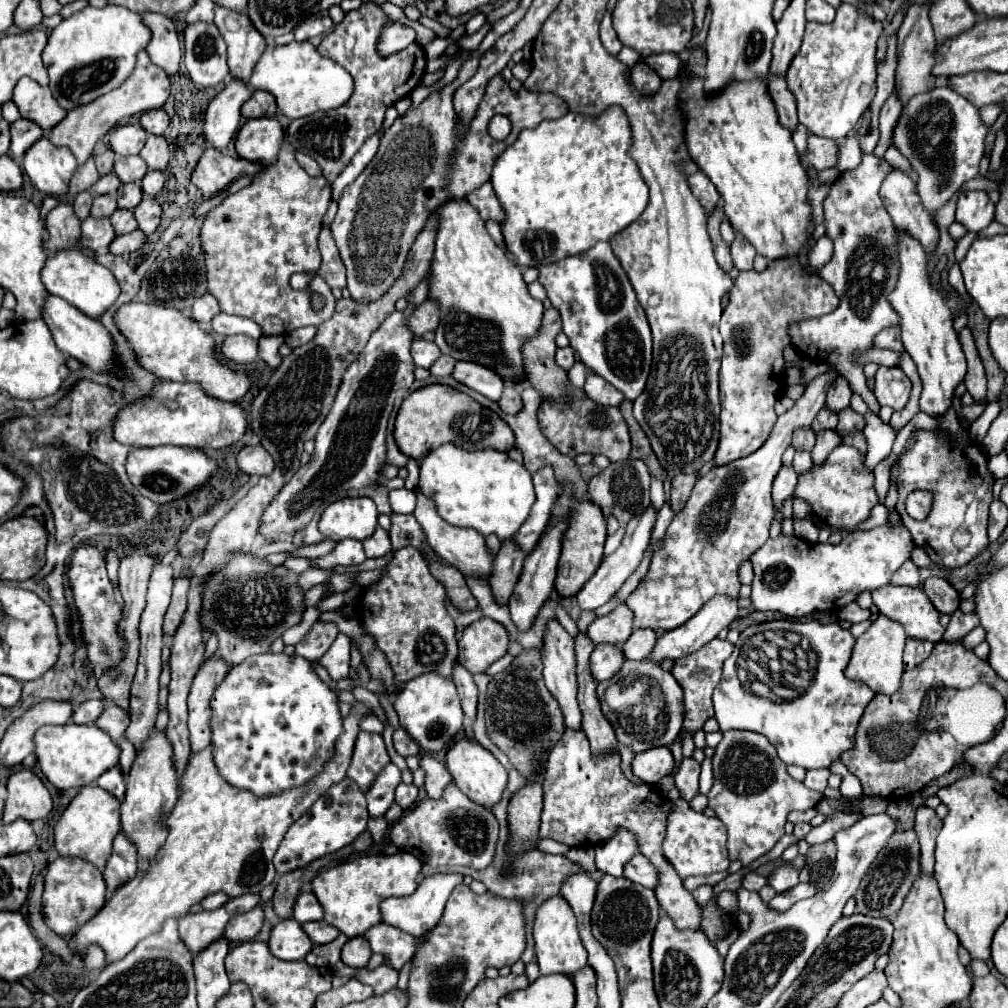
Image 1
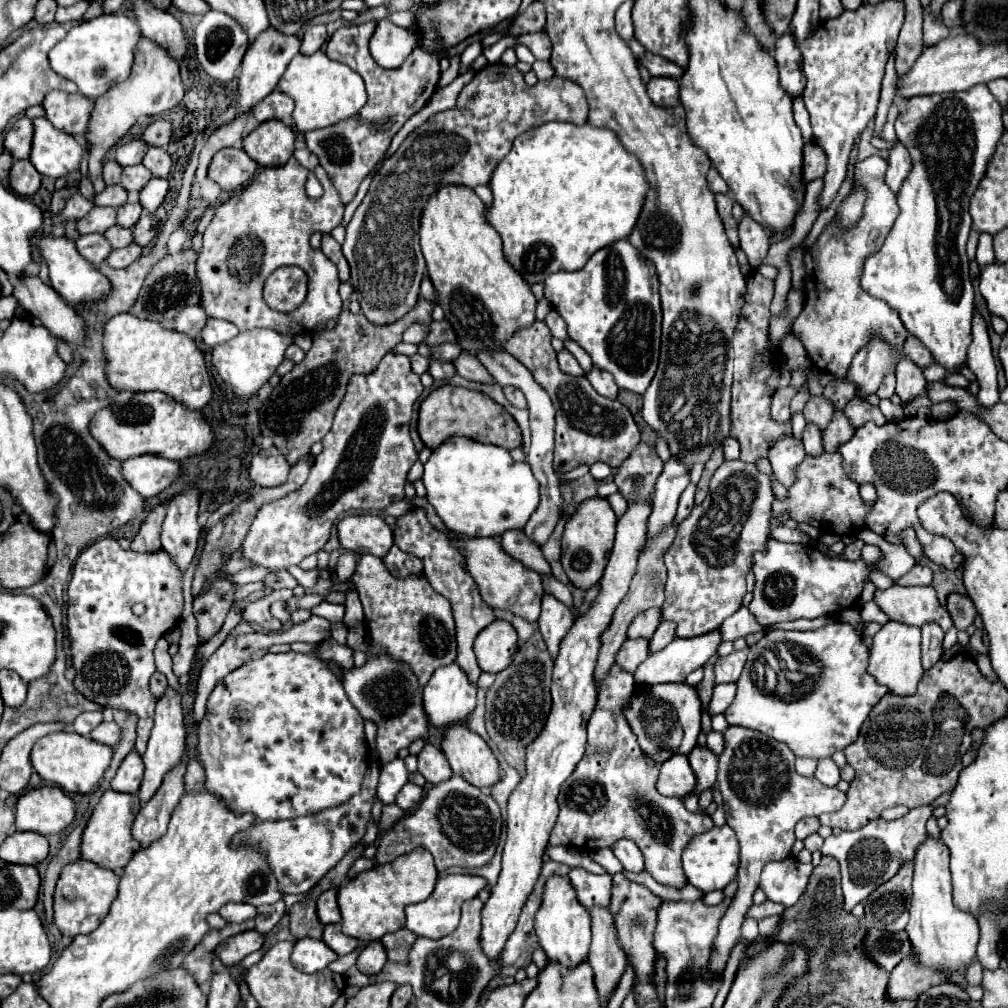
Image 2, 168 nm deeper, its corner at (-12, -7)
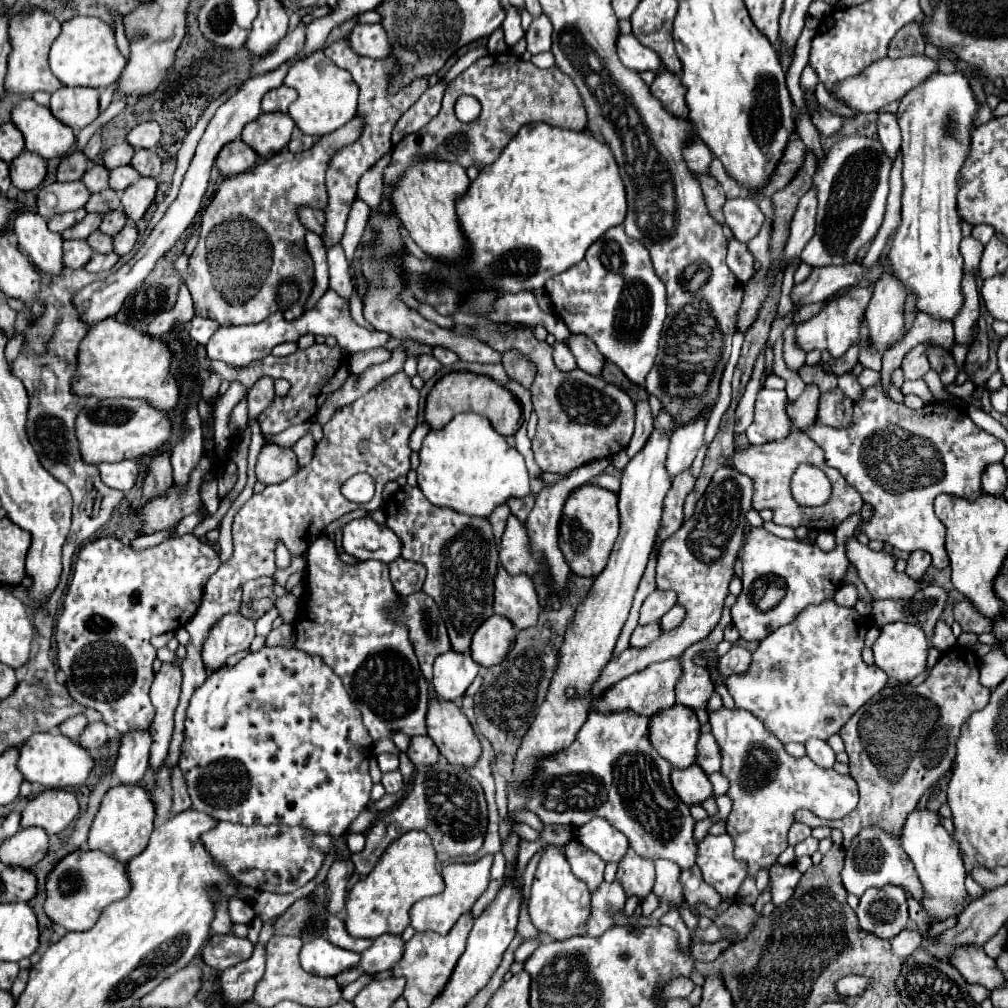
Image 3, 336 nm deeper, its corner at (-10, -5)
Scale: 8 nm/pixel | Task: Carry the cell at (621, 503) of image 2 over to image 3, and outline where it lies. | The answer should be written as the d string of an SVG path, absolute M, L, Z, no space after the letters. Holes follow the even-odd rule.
M600 474L594 478L594 484L610 490L610 492L618 492L620 490L620 478L618 476L612 476L612 474Z

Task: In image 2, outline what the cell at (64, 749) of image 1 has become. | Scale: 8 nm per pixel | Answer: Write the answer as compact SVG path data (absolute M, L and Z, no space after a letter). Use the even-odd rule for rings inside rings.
M56 732L40 738L32 748L32 768L34 772L46 780L48 784L54 784L66 792L92 792L96 784L102 780L108 764L112 758L112 748L100 742L94 742L86 736L78 736L76 732Z

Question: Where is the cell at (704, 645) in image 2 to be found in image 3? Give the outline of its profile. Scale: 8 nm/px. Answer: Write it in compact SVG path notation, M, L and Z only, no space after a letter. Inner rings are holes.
M670 658L670 660L658 662L658 664L650 664L646 670L634 672L628 678L614 684L602 698L598 698L592 704L592 710L596 708L596 710L602 710L602 712L616 712L616 710L630 708L636 714L642 714L642 716L650 718L658 710L668 708L668 706L672 706L676 702L674 688L676 688L680 678L682 678L682 662L680 662L680 658Z

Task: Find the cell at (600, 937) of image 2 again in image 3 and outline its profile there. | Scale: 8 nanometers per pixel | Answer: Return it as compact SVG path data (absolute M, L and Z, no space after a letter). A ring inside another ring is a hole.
M602 882L602 886L592 894L592 914L586 924L586 934L602 936L606 930L614 928L614 914L624 908L626 894L622 886L614 882Z

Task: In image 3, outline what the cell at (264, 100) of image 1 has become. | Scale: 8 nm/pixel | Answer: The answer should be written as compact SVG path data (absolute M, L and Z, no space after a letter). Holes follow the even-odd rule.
M280 86L264 94L262 112L288 112L288 106L296 100L296 90L288 86Z

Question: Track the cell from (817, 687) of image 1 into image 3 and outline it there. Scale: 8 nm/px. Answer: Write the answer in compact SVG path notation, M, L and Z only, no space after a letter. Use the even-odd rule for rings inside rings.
M832 600L832 602L822 602L820 606L808 606L794 622L768 634L760 644L762 648L758 648L752 654L752 664L744 674L736 674L727 679L721 678L718 672L716 649L701 652L699 656L707 659L705 667L709 671L712 682L728 686L736 702L736 708L752 712L782 744L788 742L806 744L810 738L828 740L832 734L838 734L840 728L864 702L868 702L874 694L886 688L888 676L878 666L868 666L862 660L866 628L868 628L868 620L862 618L854 608L838 606Z

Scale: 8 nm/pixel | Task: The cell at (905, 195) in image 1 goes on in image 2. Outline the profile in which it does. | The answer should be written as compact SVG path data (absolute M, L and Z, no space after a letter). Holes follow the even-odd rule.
M894 142L894 146L888 150L888 170L886 170L886 184L894 192L898 192L900 180L904 180L904 176L908 176L908 168L912 168L908 150L904 148L904 144Z

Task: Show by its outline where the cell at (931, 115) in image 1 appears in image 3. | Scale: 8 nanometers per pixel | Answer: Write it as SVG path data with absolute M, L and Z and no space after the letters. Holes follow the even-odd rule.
M934 74L924 84L916 86L900 100L898 126L902 130L902 222L892 238L892 248L884 258L878 258L870 268L864 264L840 264L814 268L808 280L792 288L794 304L824 302L832 294L856 286L866 280L876 284L890 272L906 290L916 296L918 312L930 314L934 320L952 322L964 302L960 254L962 216L956 204L956 194L962 188L962 162L970 154L970 138L980 102L974 98L970 82L960 74Z

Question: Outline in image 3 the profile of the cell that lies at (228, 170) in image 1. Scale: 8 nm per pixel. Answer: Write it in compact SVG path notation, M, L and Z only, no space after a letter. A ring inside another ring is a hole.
M236 138L234 142L226 144L220 150L220 154L216 158L216 168L226 178L230 178L230 176L236 176L236 174L250 170L256 164L256 160L258 160L258 154L250 146L246 146L240 138Z

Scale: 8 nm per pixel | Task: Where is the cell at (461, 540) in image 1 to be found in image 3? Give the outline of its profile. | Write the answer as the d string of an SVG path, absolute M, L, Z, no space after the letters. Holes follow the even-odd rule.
M498 564L498 574L494 578L494 612L506 616L518 628L528 628L536 624L540 610L530 576L512 576Z

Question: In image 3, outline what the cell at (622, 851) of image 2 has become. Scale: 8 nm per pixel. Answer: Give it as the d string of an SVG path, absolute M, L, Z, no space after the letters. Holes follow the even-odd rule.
M592 818L578 830L578 840L604 862L620 862L628 850L628 838L604 818Z

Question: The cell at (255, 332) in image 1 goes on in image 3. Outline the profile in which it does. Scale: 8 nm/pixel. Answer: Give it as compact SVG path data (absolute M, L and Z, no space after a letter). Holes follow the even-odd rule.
M196 316L194 322L190 322L190 336L192 336L192 340L196 340L198 344L206 344L218 328L220 328L218 322L214 322L214 320L210 320L210 318Z

